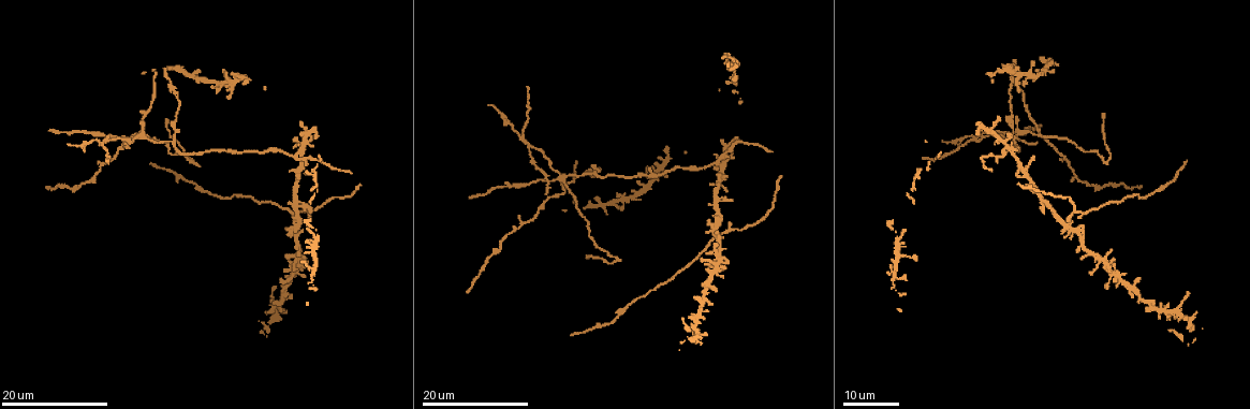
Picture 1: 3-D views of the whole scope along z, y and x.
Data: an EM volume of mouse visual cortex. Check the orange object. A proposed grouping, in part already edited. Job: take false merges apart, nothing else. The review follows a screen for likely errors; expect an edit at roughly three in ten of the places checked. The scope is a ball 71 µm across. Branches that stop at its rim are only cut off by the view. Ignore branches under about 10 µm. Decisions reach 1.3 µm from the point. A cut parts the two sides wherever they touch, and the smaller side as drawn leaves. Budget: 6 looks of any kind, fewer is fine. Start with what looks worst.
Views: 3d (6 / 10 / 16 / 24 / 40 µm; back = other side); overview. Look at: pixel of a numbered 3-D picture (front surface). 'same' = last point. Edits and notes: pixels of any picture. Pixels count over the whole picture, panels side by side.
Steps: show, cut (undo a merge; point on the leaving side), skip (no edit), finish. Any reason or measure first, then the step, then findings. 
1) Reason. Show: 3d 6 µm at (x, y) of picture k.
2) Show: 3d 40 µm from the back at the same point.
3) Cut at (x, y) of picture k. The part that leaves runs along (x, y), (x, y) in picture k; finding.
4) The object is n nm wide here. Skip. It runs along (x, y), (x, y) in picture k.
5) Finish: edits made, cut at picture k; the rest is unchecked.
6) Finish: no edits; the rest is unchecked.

Thin arm on a thick one. Show: 3d 24 µm at (138, 135) of picture 1.

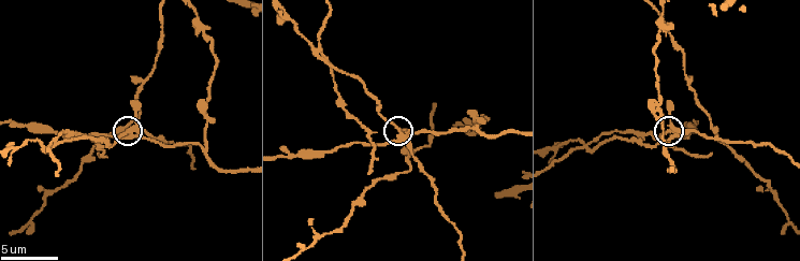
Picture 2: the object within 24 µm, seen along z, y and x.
Closer look. Show: 3d 6 µm at (400, 133) of picture 2.

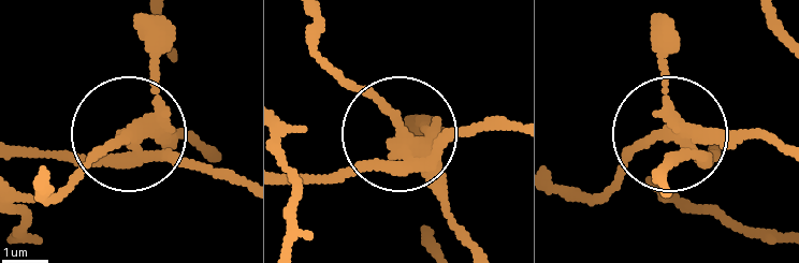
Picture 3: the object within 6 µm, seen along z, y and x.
Cut at (105, 148) of picture 3. Two neurons meet here.

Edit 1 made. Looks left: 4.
Show: overview.

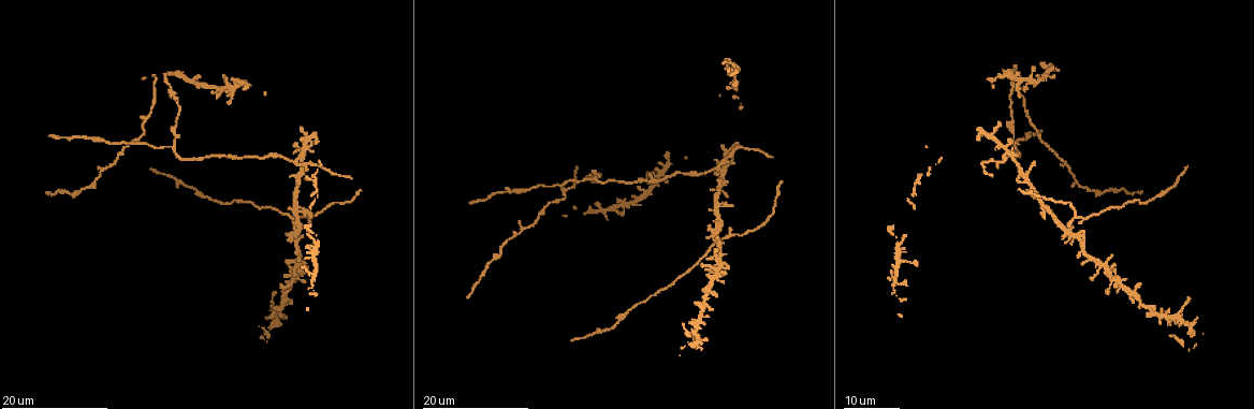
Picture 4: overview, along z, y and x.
Arms part here. Show: 3d 24 µm at (1084, 217) of picture 4.

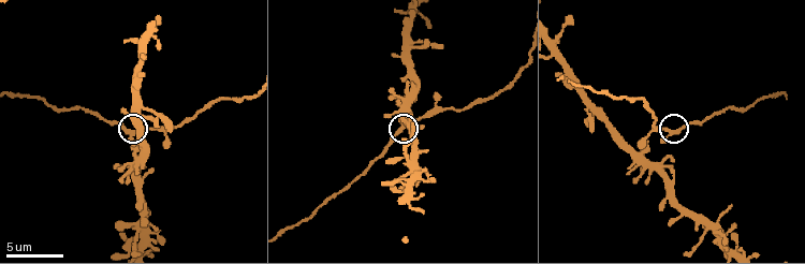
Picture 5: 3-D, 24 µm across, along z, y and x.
Show: 3d 6 µm at (132, 134) of picture 5.

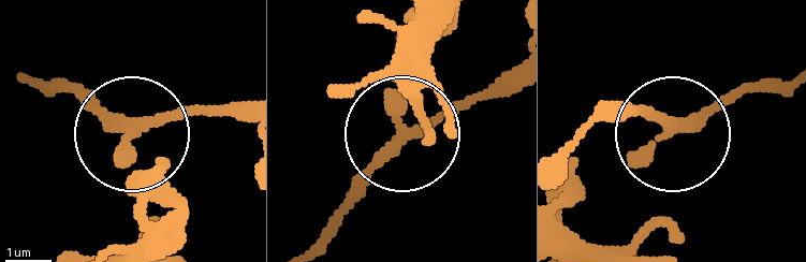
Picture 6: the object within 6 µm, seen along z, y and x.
Skip. All the same neuron.

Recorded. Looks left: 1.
Arms part here. Show: 3d 10 µm at (200, 145) of picture 2.

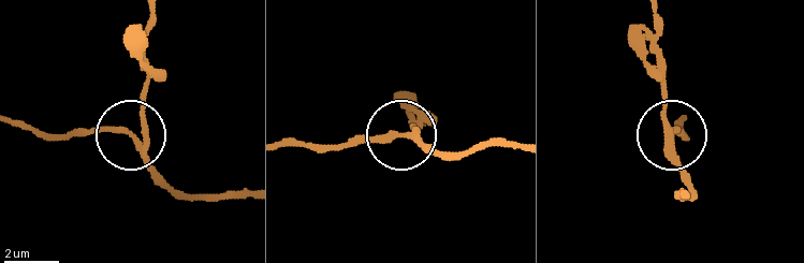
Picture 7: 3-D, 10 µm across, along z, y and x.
The side arm is 27 µm long. Cut at (144, 115) of picture 7. The part that leaves runs along (146, 156), (148, 19) in picture 7; a second neuron is stuck on.

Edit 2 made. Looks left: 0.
Finish: edits made, cut at picture 3, cut at picture 7; the rest is unchecked.

